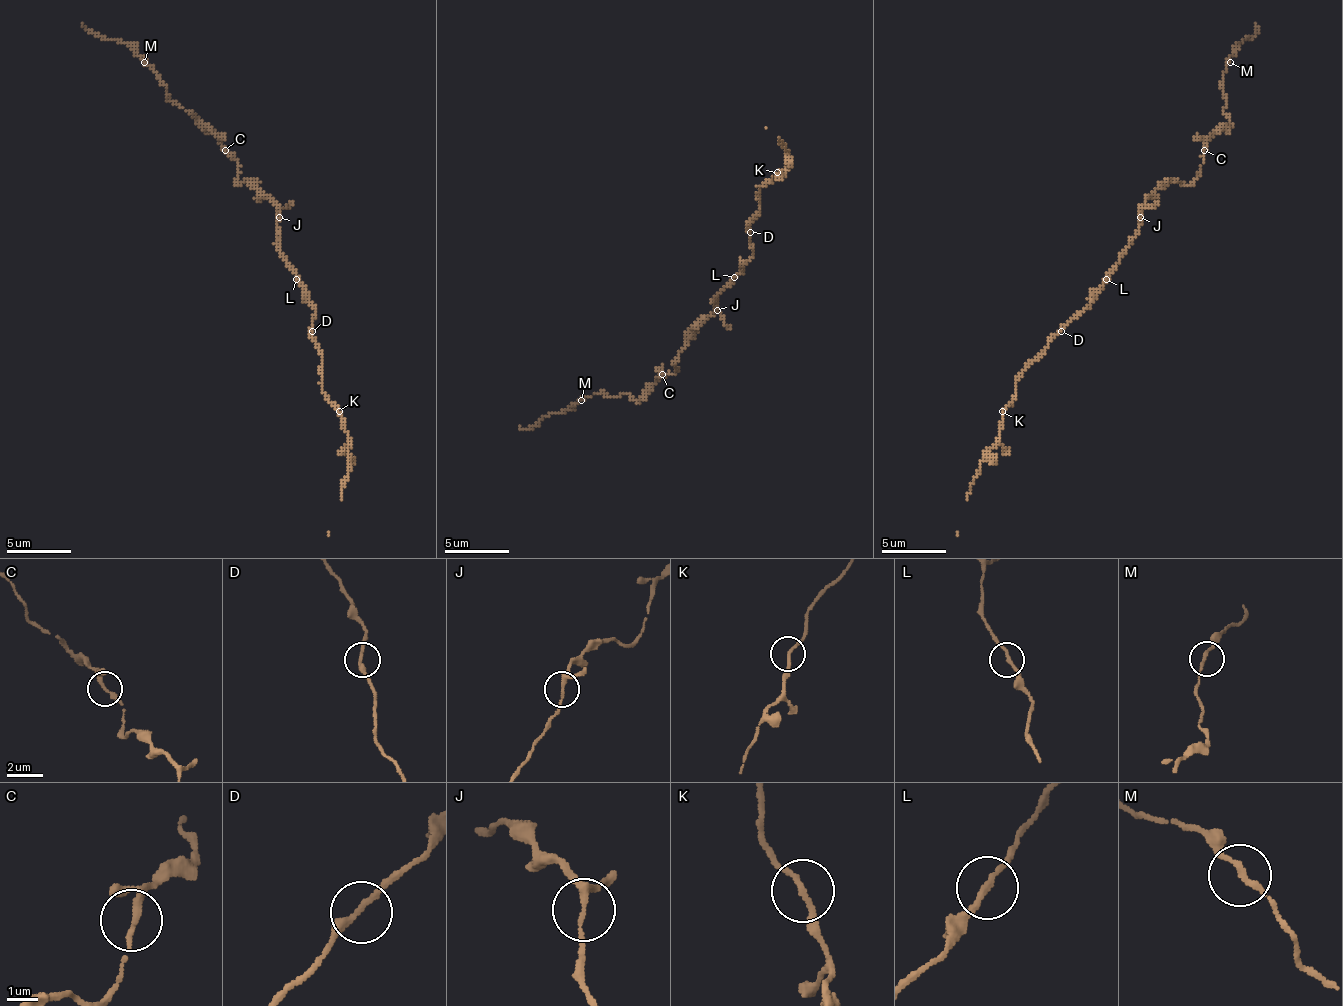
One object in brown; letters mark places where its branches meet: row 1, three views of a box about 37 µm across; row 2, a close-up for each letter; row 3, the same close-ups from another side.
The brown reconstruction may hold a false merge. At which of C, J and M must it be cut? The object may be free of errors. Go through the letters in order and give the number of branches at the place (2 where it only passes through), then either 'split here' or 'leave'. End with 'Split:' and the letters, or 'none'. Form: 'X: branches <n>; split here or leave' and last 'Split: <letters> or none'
C: branches 3; leave
J: branches 3; leave
M: branches 2; leave
Split: none

